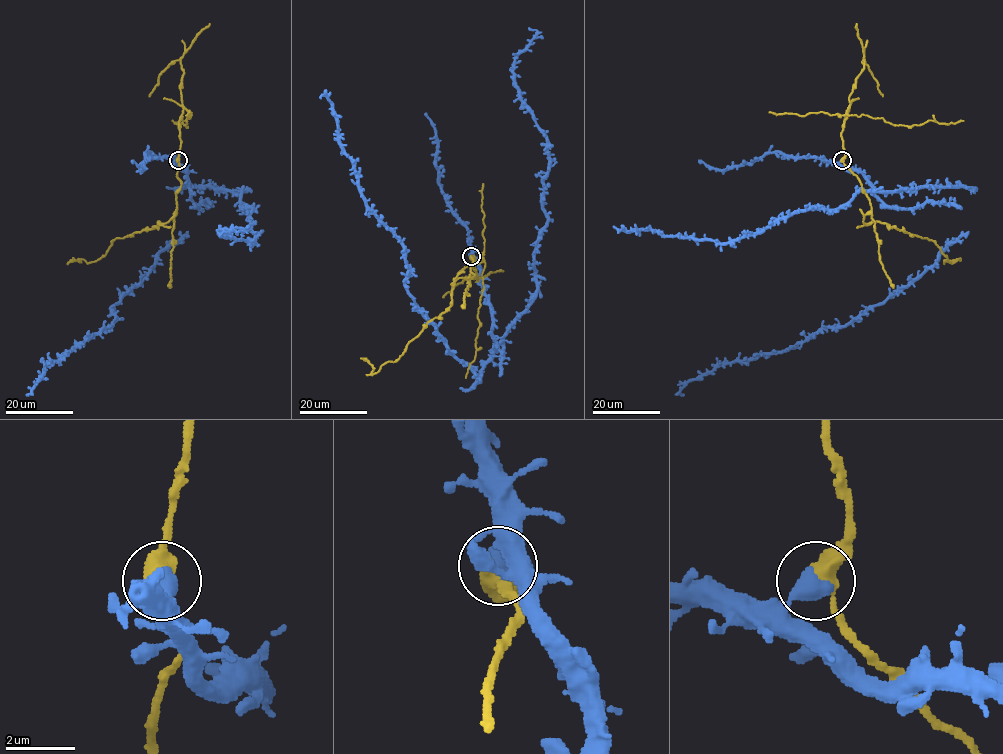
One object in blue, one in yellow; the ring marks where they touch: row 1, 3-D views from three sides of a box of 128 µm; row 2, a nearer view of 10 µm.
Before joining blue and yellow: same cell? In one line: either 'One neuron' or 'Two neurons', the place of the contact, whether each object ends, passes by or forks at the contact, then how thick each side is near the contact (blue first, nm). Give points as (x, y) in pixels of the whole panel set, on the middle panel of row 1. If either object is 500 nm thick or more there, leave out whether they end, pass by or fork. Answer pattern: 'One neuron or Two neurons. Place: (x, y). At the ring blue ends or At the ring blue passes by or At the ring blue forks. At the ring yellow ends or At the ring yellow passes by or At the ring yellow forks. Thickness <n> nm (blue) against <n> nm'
Two neurons. Place: (471, 256). Thickness 550 nm (blue) against 480 nm

